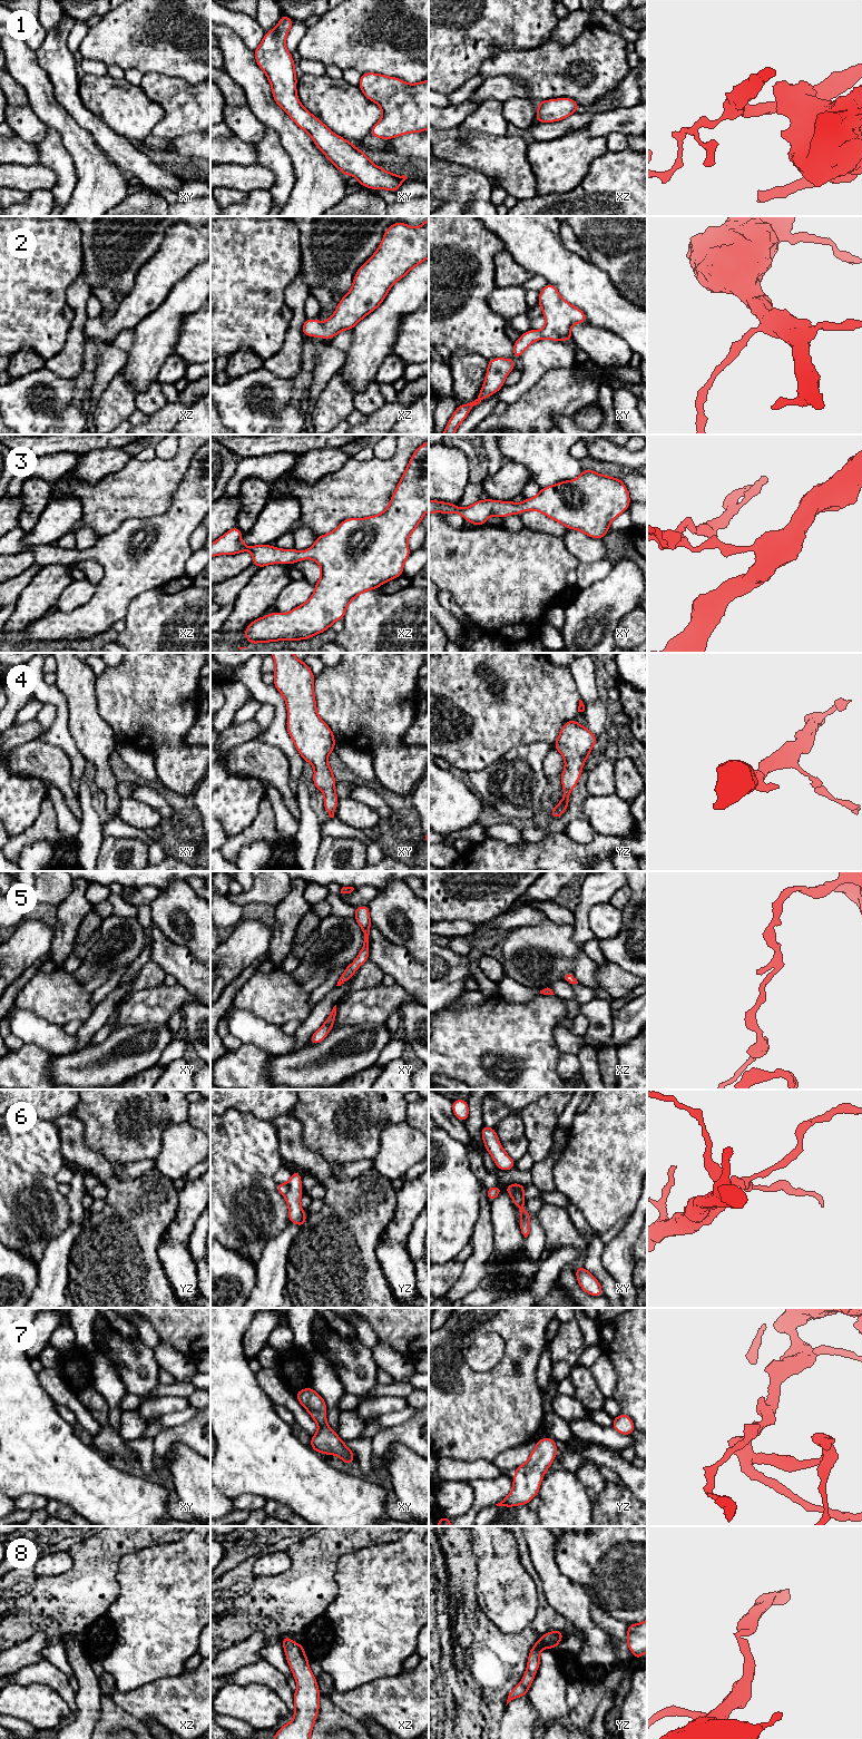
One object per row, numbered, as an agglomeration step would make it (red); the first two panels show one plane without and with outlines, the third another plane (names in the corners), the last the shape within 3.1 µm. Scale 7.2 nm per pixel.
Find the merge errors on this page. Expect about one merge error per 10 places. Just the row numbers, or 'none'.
6

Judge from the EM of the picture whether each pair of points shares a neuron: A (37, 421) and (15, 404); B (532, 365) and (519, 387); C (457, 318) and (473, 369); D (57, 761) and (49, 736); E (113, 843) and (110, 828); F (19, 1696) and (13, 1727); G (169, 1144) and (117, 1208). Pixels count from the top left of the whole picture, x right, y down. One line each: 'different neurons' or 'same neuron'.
A: same neuron
B: same neuron
C: different neurons
D: different neurons
E: different neurons
F: different neurons
G: different neurons

